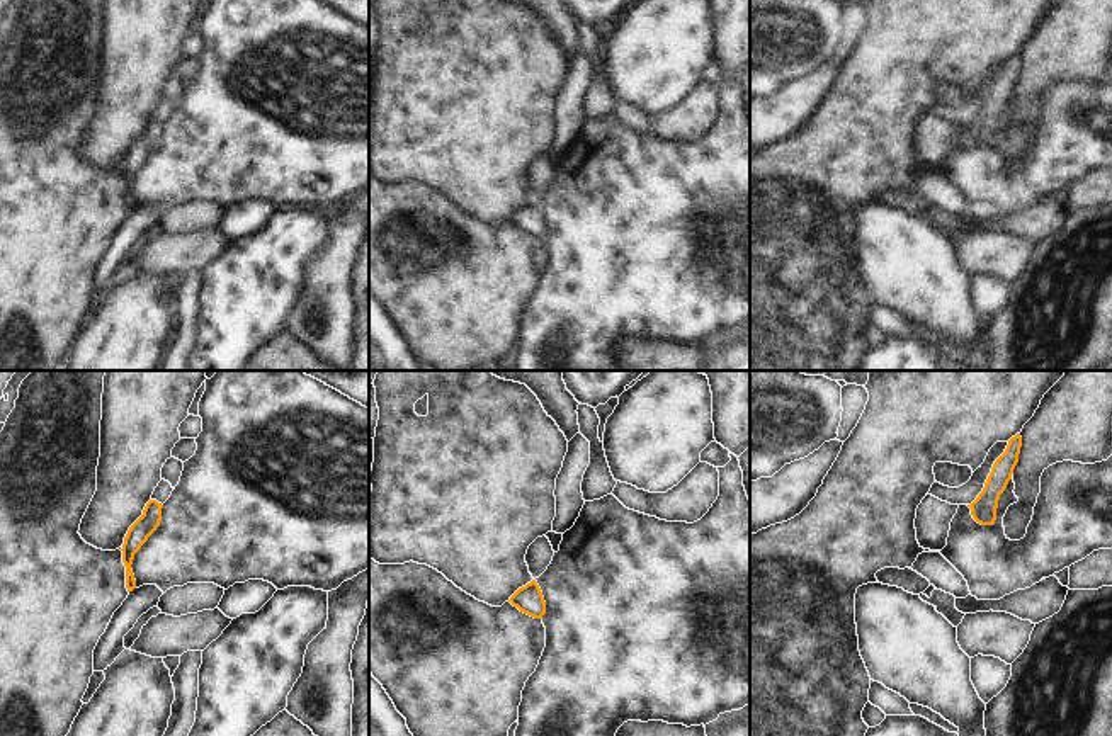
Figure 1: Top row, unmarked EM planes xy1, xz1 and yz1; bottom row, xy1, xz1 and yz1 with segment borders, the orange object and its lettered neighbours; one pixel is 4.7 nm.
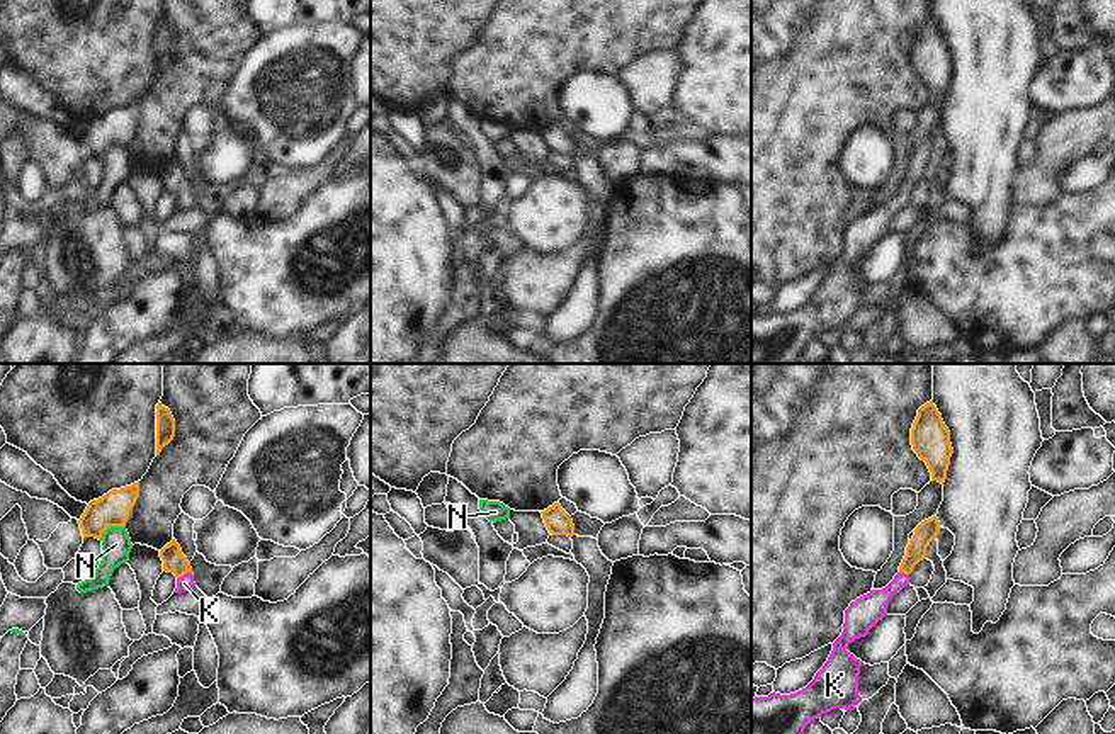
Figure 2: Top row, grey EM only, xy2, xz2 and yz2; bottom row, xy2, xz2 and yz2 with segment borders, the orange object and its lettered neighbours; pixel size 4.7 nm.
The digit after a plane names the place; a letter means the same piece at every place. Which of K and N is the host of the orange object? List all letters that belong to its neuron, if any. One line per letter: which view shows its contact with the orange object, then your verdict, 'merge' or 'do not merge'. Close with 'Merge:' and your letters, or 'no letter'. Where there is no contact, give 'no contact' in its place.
K: contact in xy2; merge
N: contact in xy2; do not merge
Merge: K

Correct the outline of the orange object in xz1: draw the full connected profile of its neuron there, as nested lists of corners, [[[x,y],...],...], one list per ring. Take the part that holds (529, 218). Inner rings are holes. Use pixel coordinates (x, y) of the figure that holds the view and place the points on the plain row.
[[[536,199],[519,207],[508,221],[534,238],[542,238],[546,233],[546,221]]]

